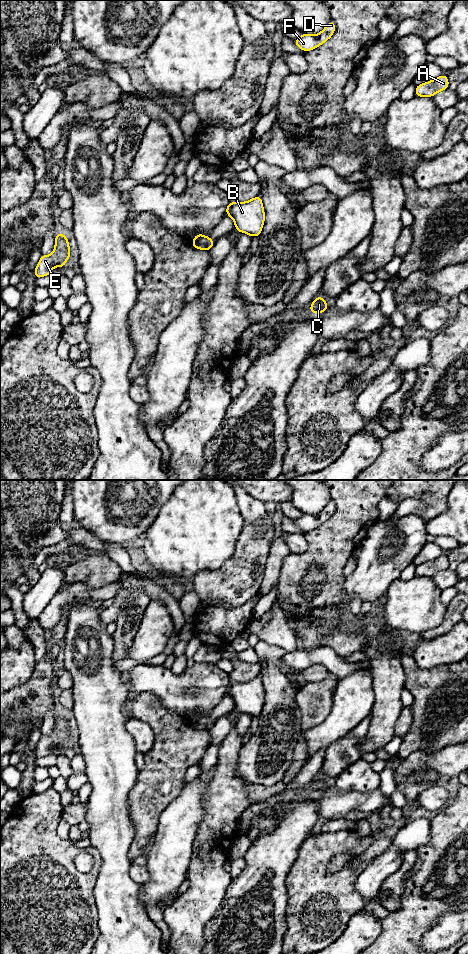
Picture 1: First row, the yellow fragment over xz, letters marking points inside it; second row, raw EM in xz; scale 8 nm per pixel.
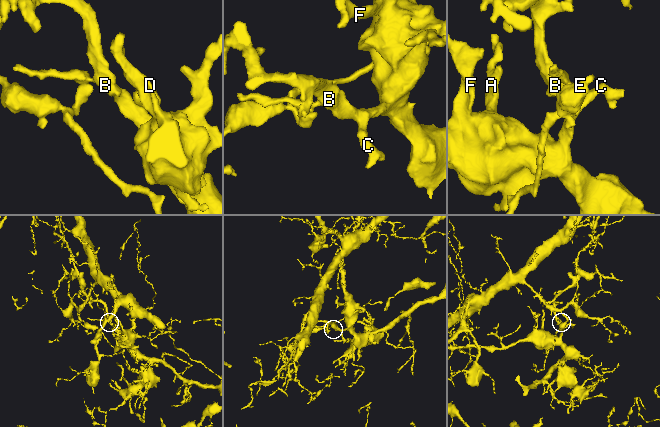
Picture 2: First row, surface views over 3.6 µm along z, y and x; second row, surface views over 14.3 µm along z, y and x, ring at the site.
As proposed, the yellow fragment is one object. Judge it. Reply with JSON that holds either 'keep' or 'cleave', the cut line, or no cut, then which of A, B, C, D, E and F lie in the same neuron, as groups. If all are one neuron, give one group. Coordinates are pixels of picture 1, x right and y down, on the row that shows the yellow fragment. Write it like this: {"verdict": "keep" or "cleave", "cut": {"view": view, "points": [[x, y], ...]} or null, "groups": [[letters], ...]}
{"verdict": "cleave", "cut": {"view": "xz", "points": [[204, 235], [195, 237]]}, "groups": [["A", "B", "C", "D", "F"], ["E"]]}

